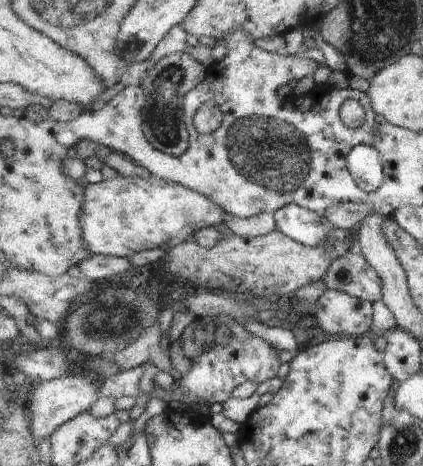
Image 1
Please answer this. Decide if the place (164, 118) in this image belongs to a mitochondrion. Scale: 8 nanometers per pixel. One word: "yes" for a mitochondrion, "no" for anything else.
yes

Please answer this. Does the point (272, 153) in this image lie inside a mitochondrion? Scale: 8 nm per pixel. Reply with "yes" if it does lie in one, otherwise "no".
yes

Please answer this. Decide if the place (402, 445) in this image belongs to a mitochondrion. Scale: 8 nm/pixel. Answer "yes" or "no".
yes

